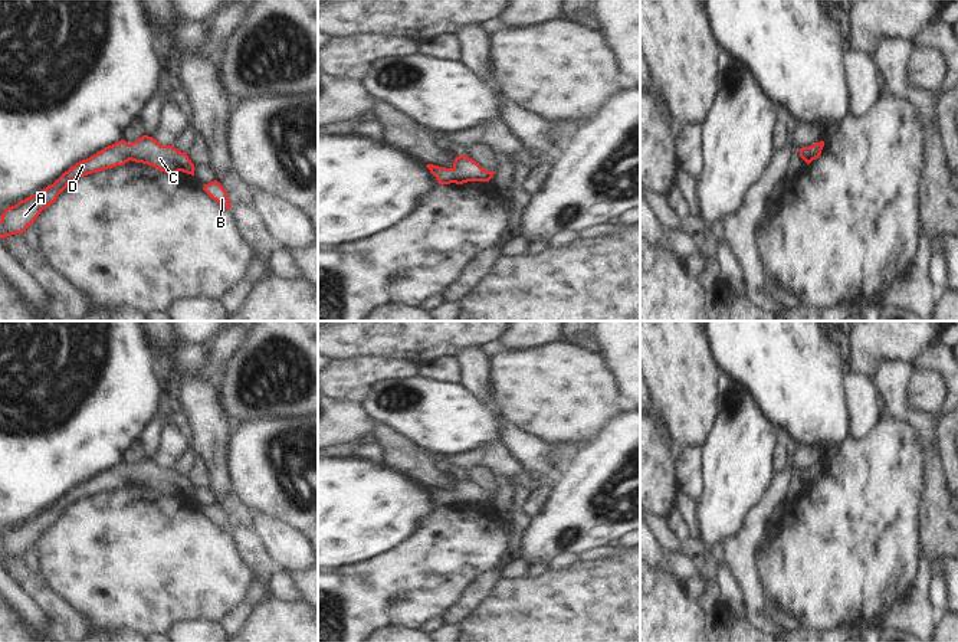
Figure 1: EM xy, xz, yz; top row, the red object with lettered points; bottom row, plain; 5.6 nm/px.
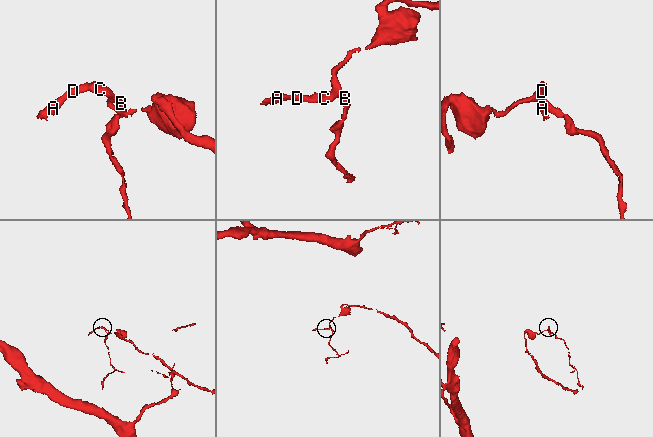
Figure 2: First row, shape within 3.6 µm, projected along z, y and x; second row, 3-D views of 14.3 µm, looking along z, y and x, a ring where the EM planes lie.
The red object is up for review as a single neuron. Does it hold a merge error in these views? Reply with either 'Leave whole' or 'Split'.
Leave whole

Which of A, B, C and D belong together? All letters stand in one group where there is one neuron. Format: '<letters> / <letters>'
A B C D

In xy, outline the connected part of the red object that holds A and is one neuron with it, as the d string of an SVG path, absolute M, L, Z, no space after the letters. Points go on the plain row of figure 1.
M148 458L128 466L121 462L105 469L86 482L76 485L65 494L53 507L36 517L4 531L0 543L0 560L23 556L40 537L43 531L56 524L58 518L68 507L78 499L124 488L128 484L142 485L158 491L167 497L178 494L194 498L194 487L187 475L181 475L173 468L163 468Z

